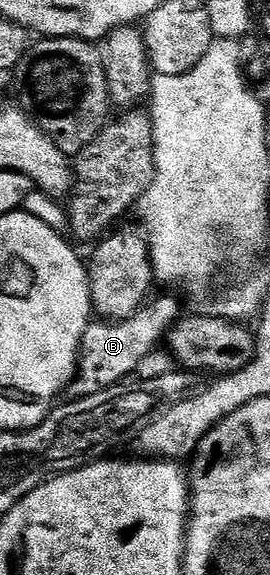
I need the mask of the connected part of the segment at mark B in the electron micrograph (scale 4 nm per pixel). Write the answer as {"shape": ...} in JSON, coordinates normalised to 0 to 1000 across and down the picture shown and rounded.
{"shape":[[[593,517],[552,522],[533,536],[459,558],[356,555],[304,583],[296,617],[281,654],[267,657],[259,683],[270,692],[363,687],[407,673],[470,664],[474,654],[504,649],[511,631],[541,624],[541,617],[581,612],[578,600],[611,588],[622,574],[667,557],[674,539],[637,517]]]}

